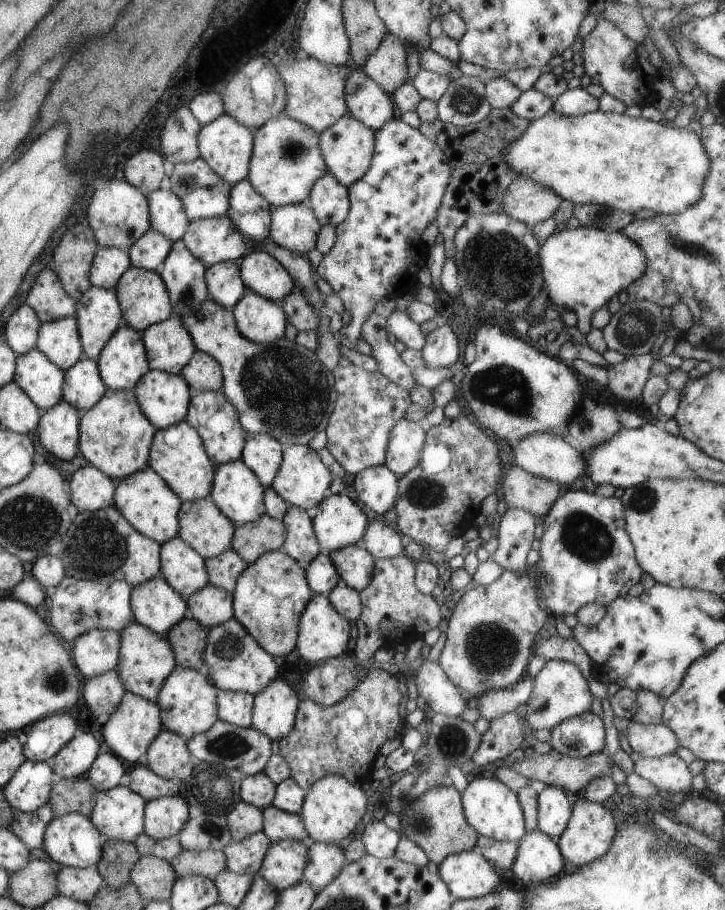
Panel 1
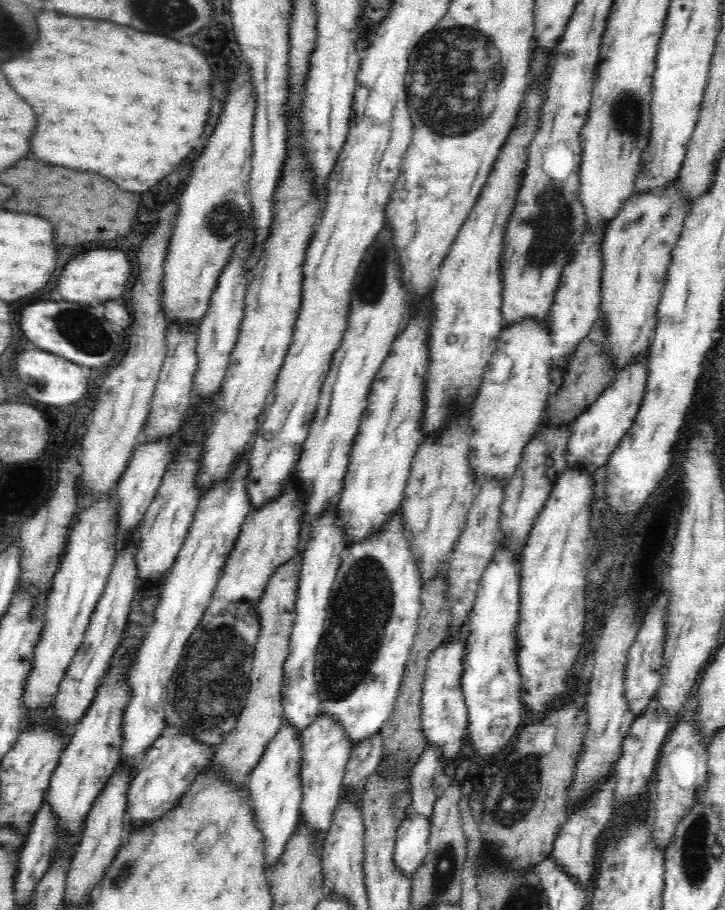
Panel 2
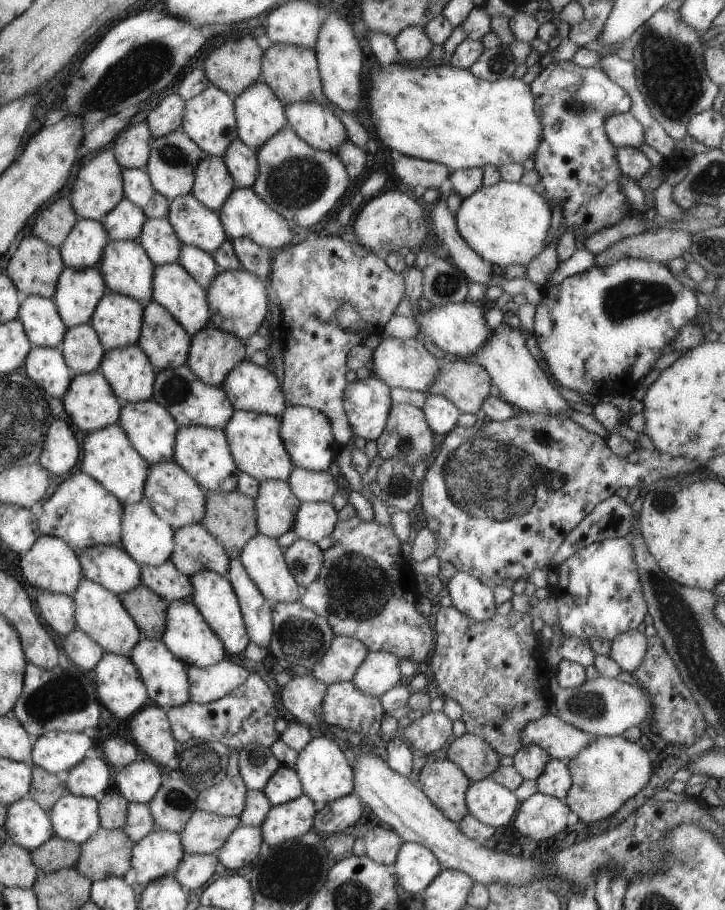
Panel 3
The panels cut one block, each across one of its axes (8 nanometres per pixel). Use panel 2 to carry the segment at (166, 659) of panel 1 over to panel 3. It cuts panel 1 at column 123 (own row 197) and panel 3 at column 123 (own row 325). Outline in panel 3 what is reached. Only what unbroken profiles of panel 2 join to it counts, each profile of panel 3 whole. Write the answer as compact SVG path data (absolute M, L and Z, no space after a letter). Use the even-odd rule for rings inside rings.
M82 577L71 597L73 599L73 618L76 628L89 636L95 644L104 649L104 652L128 656L131 648L141 638L141 634L117 595Z

